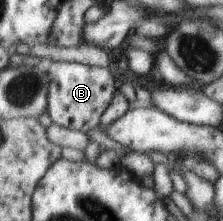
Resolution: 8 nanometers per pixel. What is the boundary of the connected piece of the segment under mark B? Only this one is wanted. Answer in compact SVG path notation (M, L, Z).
M53 61L46 67L50 79L48 114L52 123L84 133L100 126L105 109L110 107L117 94L116 72L111 72L109 68L65 61Z

